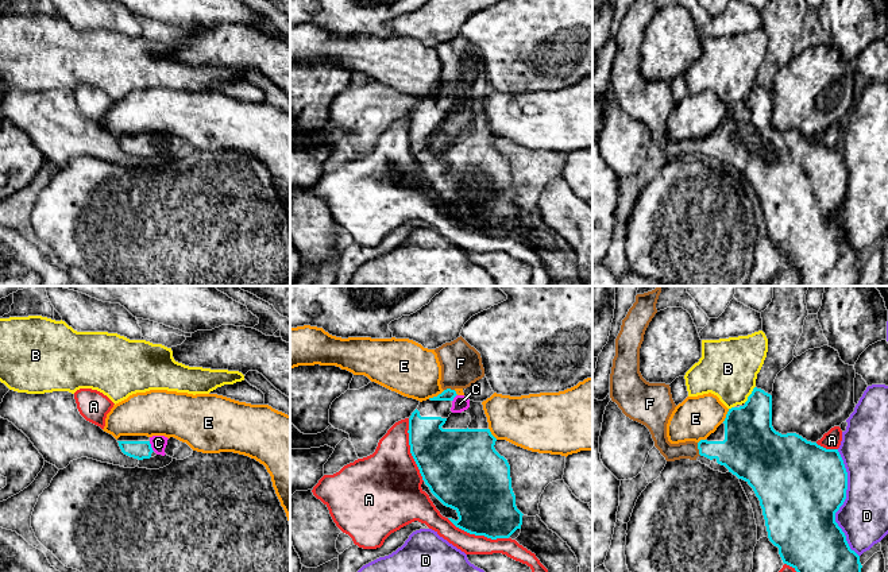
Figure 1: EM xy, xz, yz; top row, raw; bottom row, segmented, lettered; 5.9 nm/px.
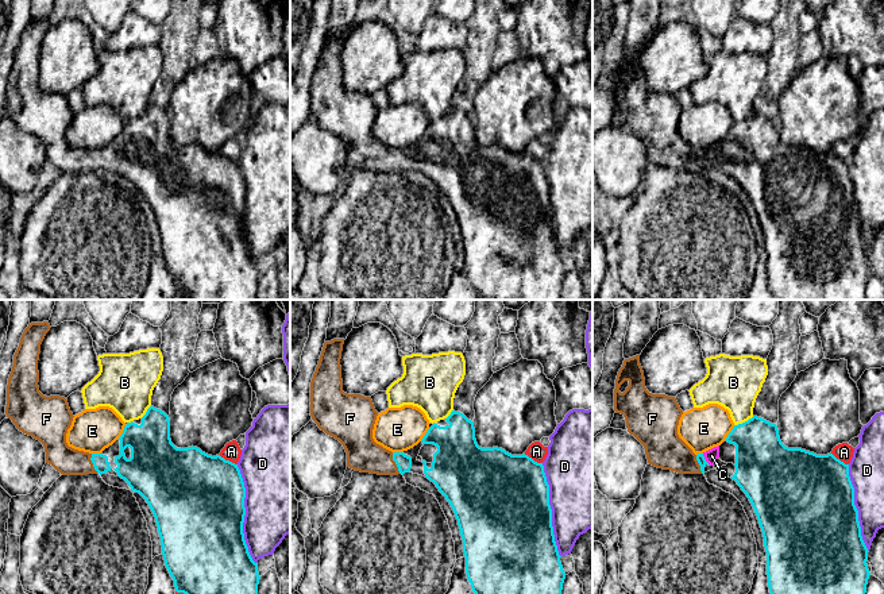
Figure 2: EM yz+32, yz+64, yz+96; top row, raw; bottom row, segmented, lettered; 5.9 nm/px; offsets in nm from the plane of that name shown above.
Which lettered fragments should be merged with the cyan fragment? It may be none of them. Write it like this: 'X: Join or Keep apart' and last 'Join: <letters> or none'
A: Keep apart
B: Keep apart
C: Join
D: Keep apart
E: Keep apart
F: Join
Join: C, F

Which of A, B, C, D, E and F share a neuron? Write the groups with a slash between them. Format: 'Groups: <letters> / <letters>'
Groups: A / B / C F / D / E

